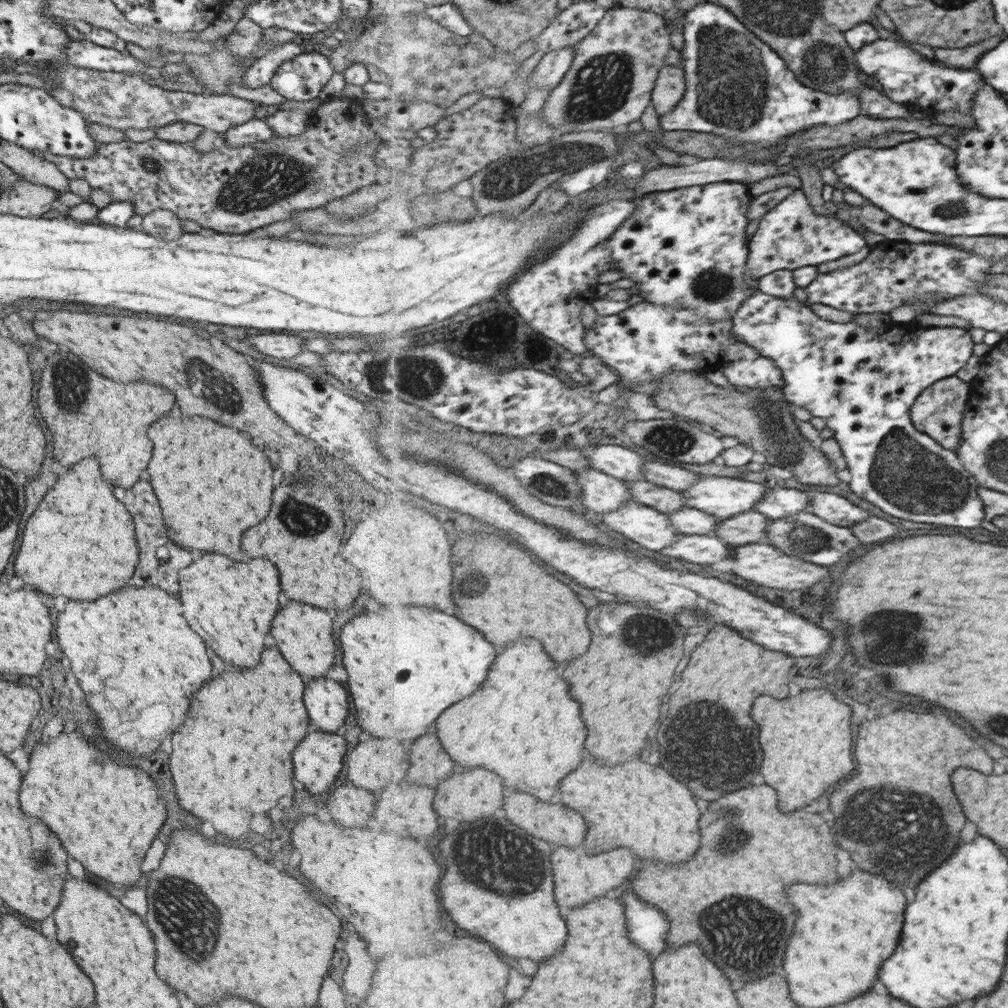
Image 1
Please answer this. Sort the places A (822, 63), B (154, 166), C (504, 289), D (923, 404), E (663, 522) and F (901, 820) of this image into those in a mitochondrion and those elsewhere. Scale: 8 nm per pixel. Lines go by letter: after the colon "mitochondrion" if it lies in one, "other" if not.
A: mitochondrion
B: other
C: other
D: other
E: other
F: mitochondrion

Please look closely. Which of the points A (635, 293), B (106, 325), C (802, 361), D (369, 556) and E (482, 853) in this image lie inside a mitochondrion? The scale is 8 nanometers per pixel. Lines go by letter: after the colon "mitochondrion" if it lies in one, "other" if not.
A: other
B: other
C: other
D: other
E: mitochondrion

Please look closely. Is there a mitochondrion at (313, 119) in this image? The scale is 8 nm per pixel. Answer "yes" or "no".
no

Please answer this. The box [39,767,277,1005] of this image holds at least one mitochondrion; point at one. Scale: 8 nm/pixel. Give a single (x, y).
(173, 906)

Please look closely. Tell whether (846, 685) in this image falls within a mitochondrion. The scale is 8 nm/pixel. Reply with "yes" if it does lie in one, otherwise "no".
no

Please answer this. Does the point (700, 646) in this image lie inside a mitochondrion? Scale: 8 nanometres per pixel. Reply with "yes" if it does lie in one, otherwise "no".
no

